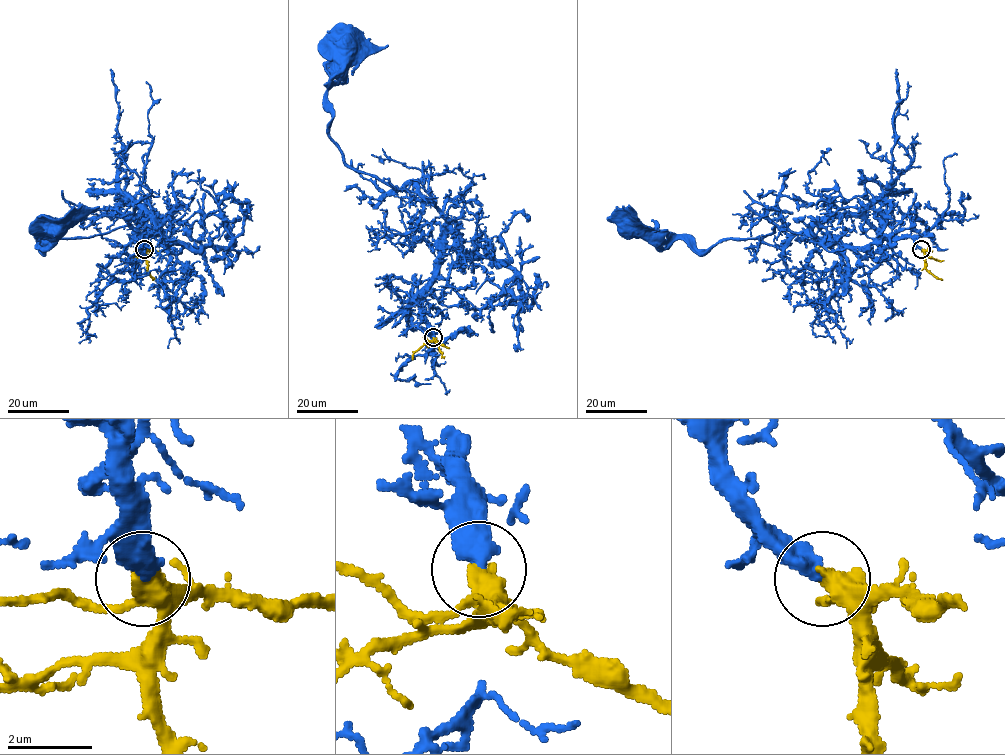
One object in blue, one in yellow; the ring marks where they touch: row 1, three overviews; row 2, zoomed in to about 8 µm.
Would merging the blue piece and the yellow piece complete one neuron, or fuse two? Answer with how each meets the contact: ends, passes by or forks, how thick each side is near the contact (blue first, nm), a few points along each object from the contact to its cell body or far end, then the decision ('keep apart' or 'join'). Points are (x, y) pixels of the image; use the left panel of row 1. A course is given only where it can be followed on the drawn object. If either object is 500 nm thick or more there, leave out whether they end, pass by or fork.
blue ends there; yellow passes by; 480 nm thick on the blue side, 400 nm on the other; blue runs (145, 249), (132, 238), (150, 216), (148, 235), (43, 250), (56, 227); yellow runs (145, 249), (149, 274), (155, 278); join

